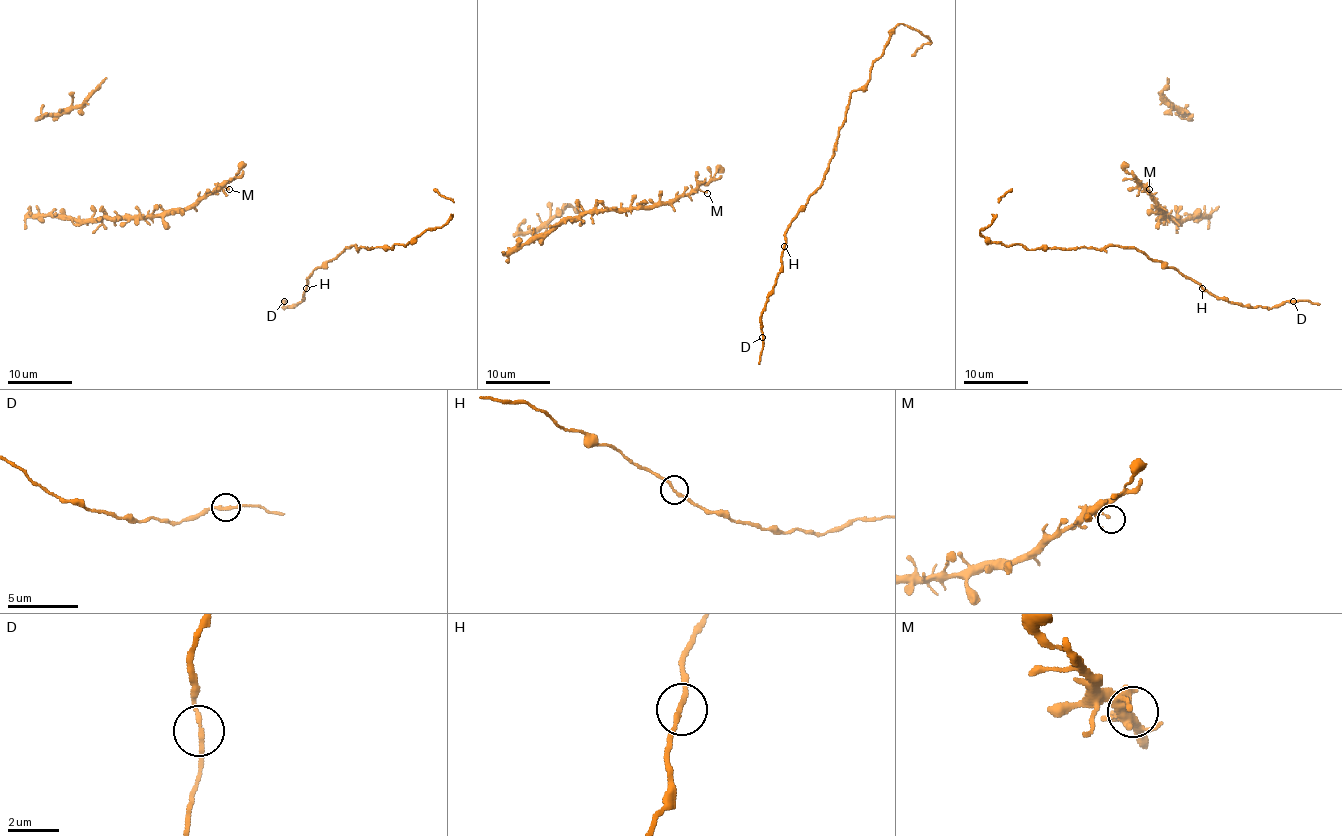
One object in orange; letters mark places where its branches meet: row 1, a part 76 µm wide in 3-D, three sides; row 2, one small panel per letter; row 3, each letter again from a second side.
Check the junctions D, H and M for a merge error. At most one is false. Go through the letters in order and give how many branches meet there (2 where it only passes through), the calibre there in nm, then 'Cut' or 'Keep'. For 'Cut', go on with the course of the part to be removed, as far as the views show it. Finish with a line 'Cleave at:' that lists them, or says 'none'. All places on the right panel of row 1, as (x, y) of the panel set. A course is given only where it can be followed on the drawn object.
D: Branches: 2. Thickness 190 nm. Keep
H: Branches: 2. Thickness 190 nm. Cut. Course of the part to remove: (1202, 288), (1134, 248), (1034, 249), (989, 241), (979, 231), (997, 214), (1000, 198), (1011, 189)
M: Branches: 1. Thickness 170 nm. Keep
Cleave at: H

